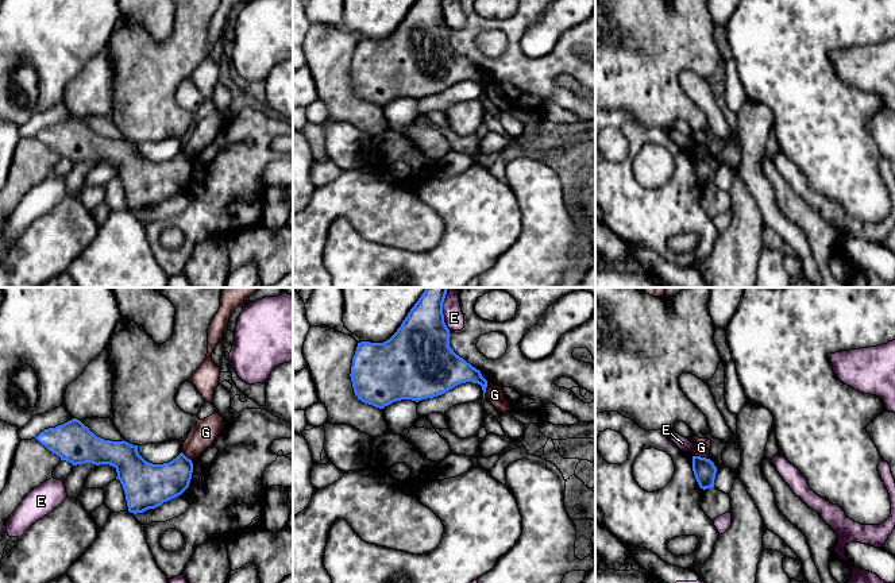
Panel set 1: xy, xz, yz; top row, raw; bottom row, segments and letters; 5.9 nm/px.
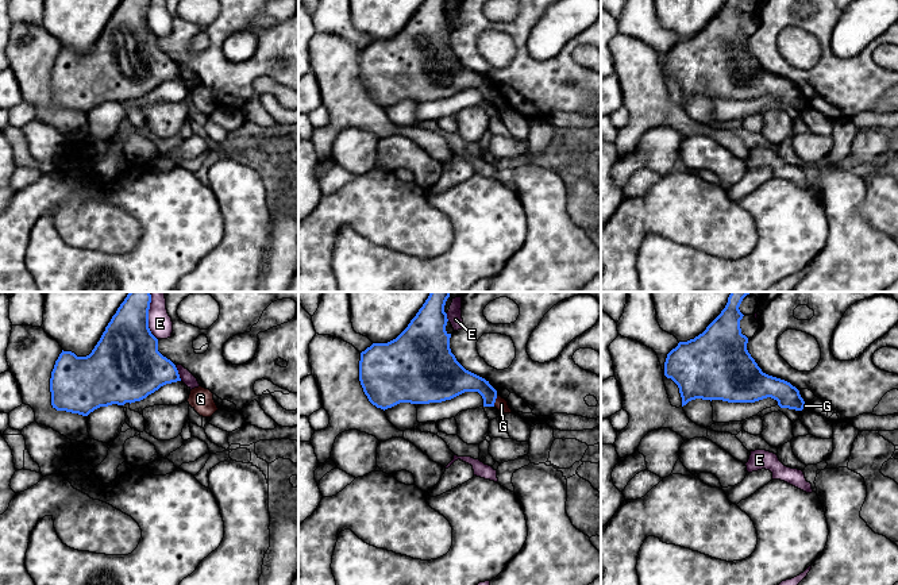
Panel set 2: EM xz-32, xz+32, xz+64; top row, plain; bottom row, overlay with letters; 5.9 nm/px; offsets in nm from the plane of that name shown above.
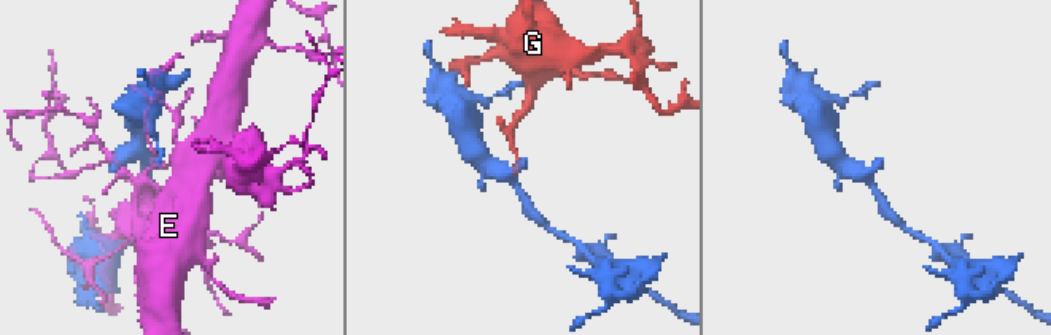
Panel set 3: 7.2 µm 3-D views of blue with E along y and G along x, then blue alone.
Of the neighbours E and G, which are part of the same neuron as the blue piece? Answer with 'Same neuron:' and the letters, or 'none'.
Same neuron: none

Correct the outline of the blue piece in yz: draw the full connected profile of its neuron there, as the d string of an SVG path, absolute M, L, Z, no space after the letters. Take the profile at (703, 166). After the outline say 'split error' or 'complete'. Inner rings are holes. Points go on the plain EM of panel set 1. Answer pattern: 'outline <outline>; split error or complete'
outline M693 154L693 169L701 186L714 185L717 165L710 157Z; complete

